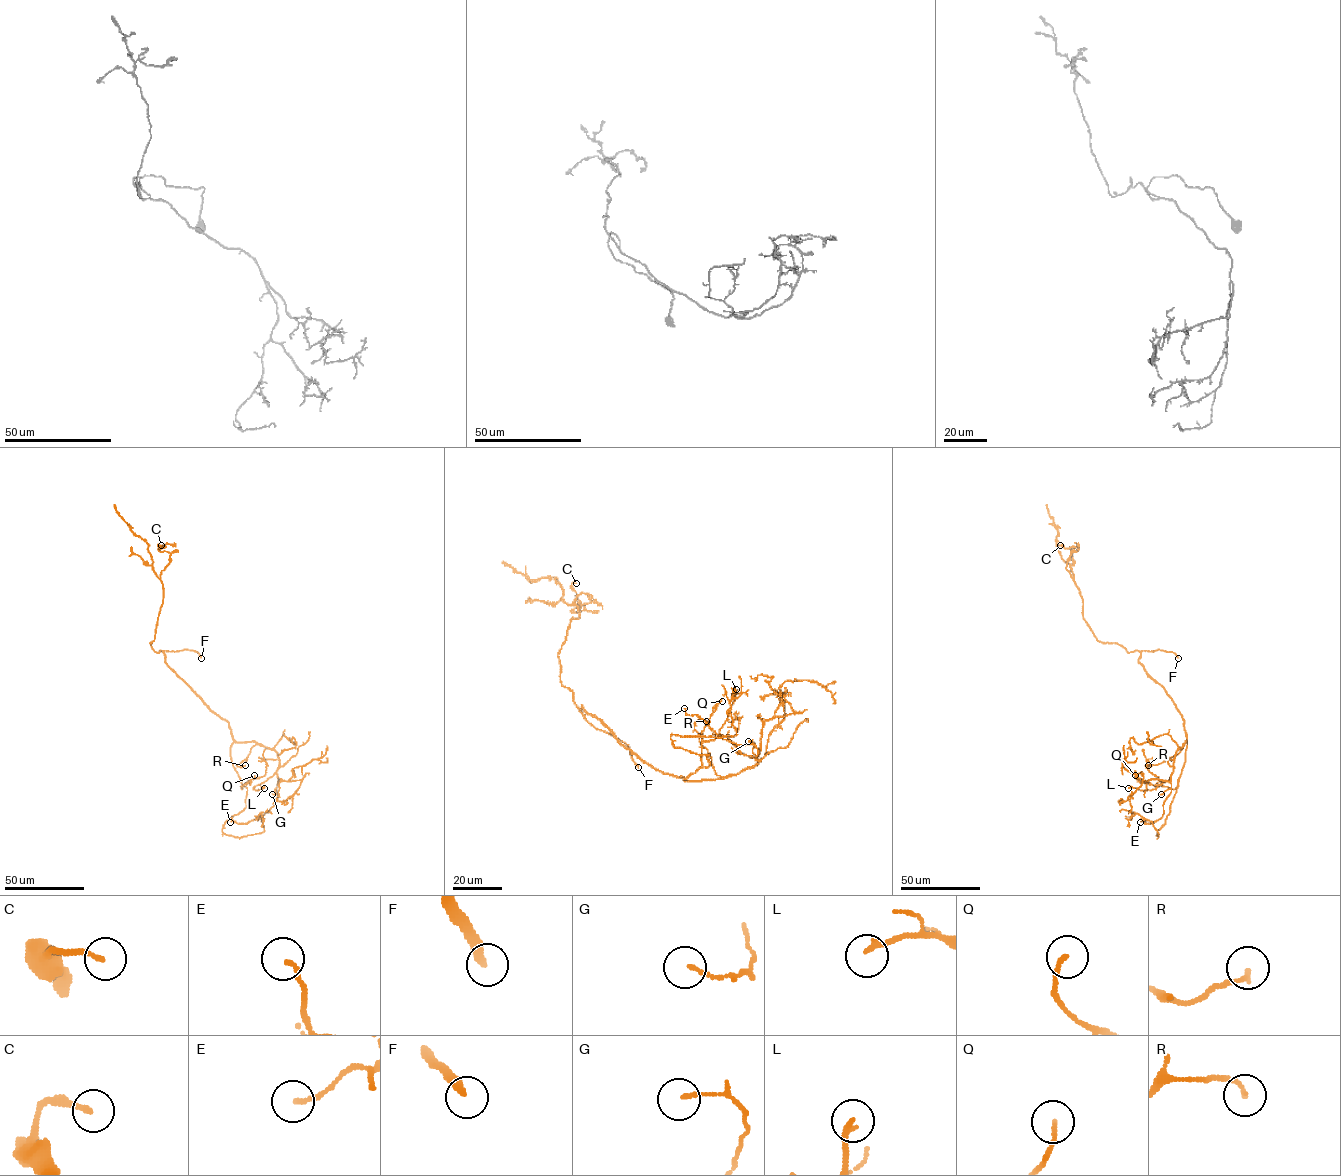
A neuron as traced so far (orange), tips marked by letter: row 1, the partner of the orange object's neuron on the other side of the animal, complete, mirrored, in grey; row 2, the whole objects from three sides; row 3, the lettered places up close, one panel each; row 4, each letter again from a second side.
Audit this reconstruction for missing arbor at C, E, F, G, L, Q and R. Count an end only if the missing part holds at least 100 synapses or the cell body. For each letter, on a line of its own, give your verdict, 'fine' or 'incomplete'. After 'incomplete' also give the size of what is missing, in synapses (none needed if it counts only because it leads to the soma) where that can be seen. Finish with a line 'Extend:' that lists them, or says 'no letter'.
C: fine
E: fine
F: incomplete
G: fine
L: fine
Q: fine
R: fine
Extend: F

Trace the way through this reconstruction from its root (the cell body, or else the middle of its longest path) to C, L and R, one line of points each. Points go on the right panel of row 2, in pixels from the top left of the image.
C: (1166, 692), (1138, 661), (1138, 650), (1128, 652), (1097, 639), (1066, 569), (1078, 545), (1060, 545)
L: (1166, 692), (1182, 715), (1186, 742), (1175, 753), (1173, 771), (1168, 780), (1151, 790), (1128, 788)
R: (1166, 692), (1182, 715), (1186, 742), (1178, 754), (1148, 765)

